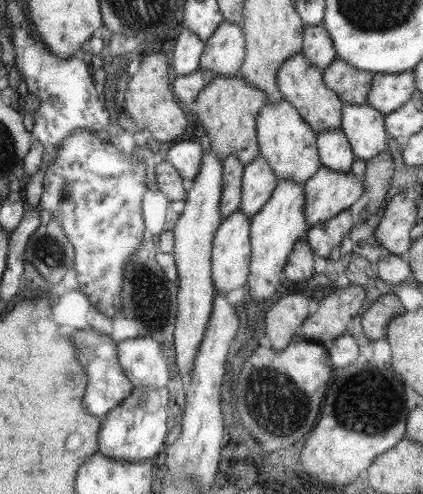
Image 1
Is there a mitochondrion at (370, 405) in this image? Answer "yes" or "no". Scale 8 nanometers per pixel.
yes

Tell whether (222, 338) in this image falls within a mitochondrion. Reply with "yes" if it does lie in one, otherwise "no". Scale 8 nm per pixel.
no

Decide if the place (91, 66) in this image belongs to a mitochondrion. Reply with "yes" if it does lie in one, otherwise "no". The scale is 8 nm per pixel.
no

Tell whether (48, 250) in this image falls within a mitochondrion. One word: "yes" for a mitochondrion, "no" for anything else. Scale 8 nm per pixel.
yes

